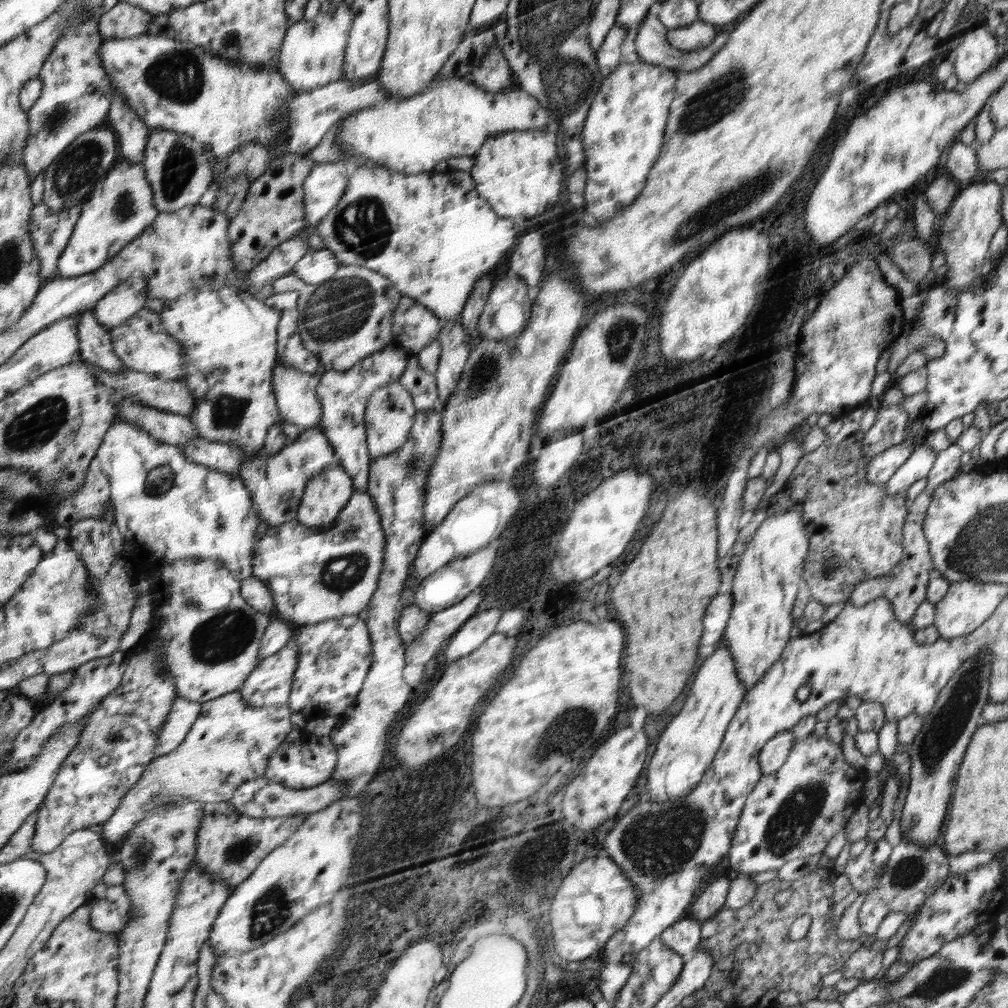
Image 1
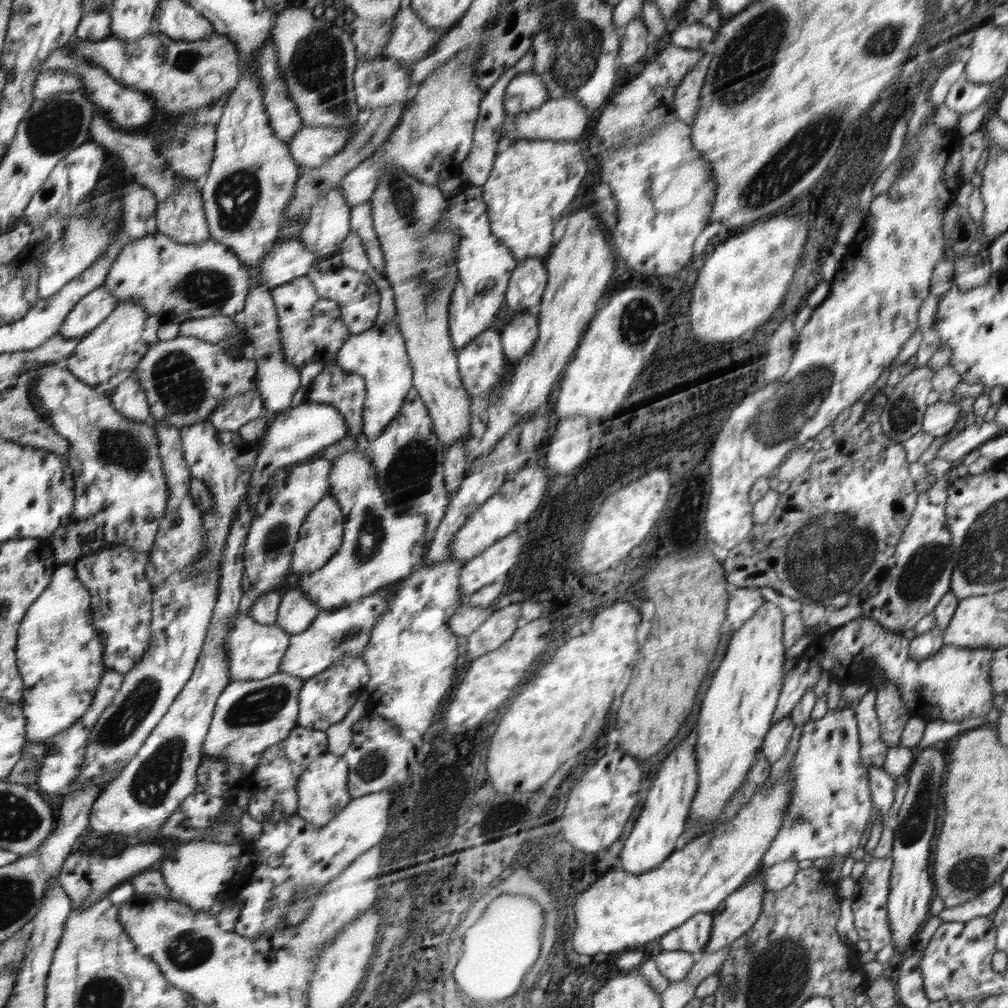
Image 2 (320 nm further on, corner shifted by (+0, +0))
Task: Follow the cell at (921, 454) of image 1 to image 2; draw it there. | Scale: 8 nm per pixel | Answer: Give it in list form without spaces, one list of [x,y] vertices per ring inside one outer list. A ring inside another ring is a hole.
[[[978,421],[974,426],[968,426],[963,431],[959,432],[956,438],[943,442],[939,451],[935,454],[934,459],[949,460],[952,462],[966,454],[970,454],[972,450],[976,450],[987,441],[1000,436],[1006,432],[994,422],[981,422]]]

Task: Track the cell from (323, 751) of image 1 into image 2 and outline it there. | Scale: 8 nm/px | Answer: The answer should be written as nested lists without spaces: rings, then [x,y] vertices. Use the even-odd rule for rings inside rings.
[[[327,751],[312,762],[303,772],[297,785],[299,806],[297,815],[314,826],[324,826],[351,802],[349,792],[350,768],[343,756],[336,756]]]

